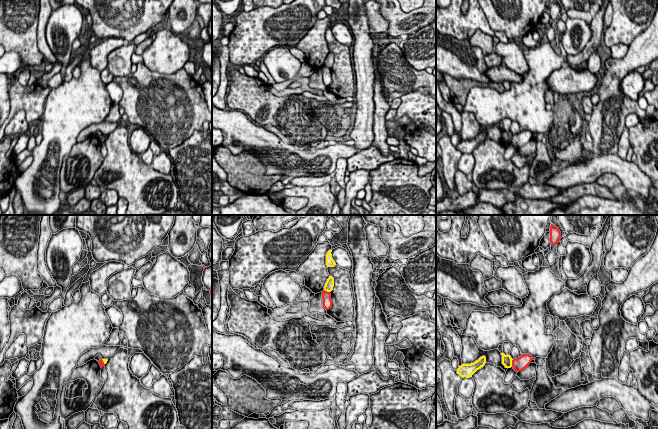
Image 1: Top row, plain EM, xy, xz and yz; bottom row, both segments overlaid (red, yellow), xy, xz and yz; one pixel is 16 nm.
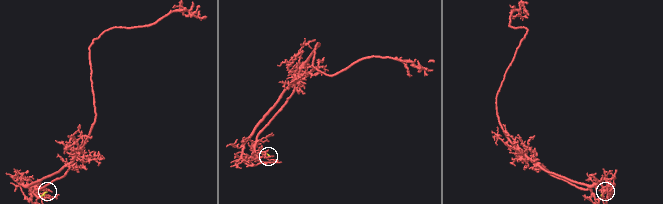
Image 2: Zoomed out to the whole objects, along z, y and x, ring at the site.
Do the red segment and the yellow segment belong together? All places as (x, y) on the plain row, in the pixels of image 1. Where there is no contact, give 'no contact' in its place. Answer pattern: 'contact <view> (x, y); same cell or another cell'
contact yz (512, 139); another cell

